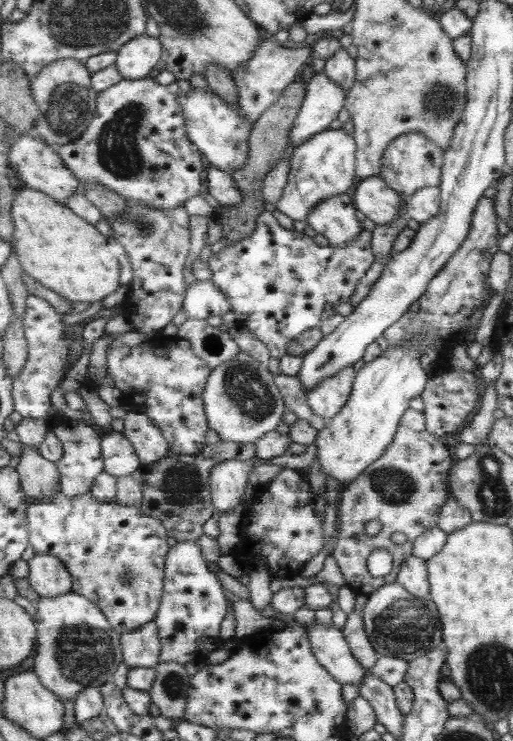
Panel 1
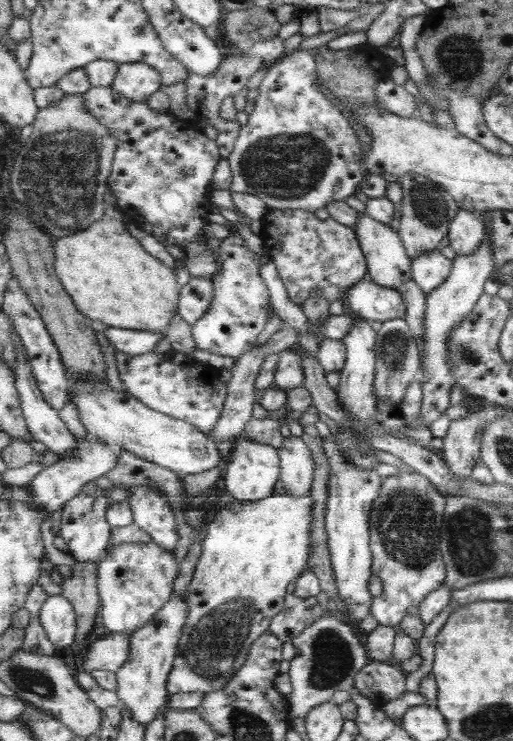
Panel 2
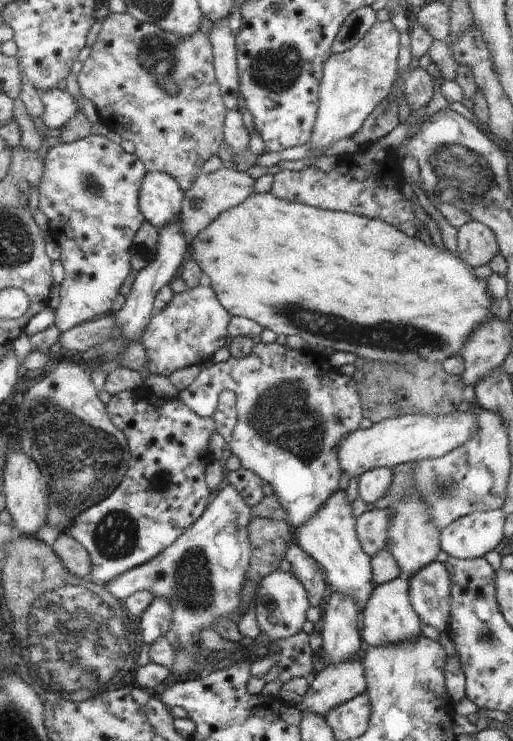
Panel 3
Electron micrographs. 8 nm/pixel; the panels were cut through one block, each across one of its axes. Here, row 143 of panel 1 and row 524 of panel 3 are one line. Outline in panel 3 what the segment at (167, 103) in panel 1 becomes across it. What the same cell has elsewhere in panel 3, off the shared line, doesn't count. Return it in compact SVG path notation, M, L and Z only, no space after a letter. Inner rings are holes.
M124 391L106 404L109 419L128 437L129 472L112 496L90 507L65 531L88 550L92 568L90 580L107 585L125 572L156 559L177 543L213 500L207 486L207 462L195 450L207 450L209 436L215 434L213 416L200 418L178 398L165 399L133 396Z

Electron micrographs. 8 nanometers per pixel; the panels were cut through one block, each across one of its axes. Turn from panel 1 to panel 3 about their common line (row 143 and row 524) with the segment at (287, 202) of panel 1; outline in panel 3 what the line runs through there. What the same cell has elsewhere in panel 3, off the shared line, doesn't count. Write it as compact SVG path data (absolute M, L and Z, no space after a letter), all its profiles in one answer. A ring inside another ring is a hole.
M344 490L337 492L315 517L294 531L297 544L323 568L332 594L335 592L352 599L364 612L378 585L374 578L372 557L365 552L357 535L356 520Z

